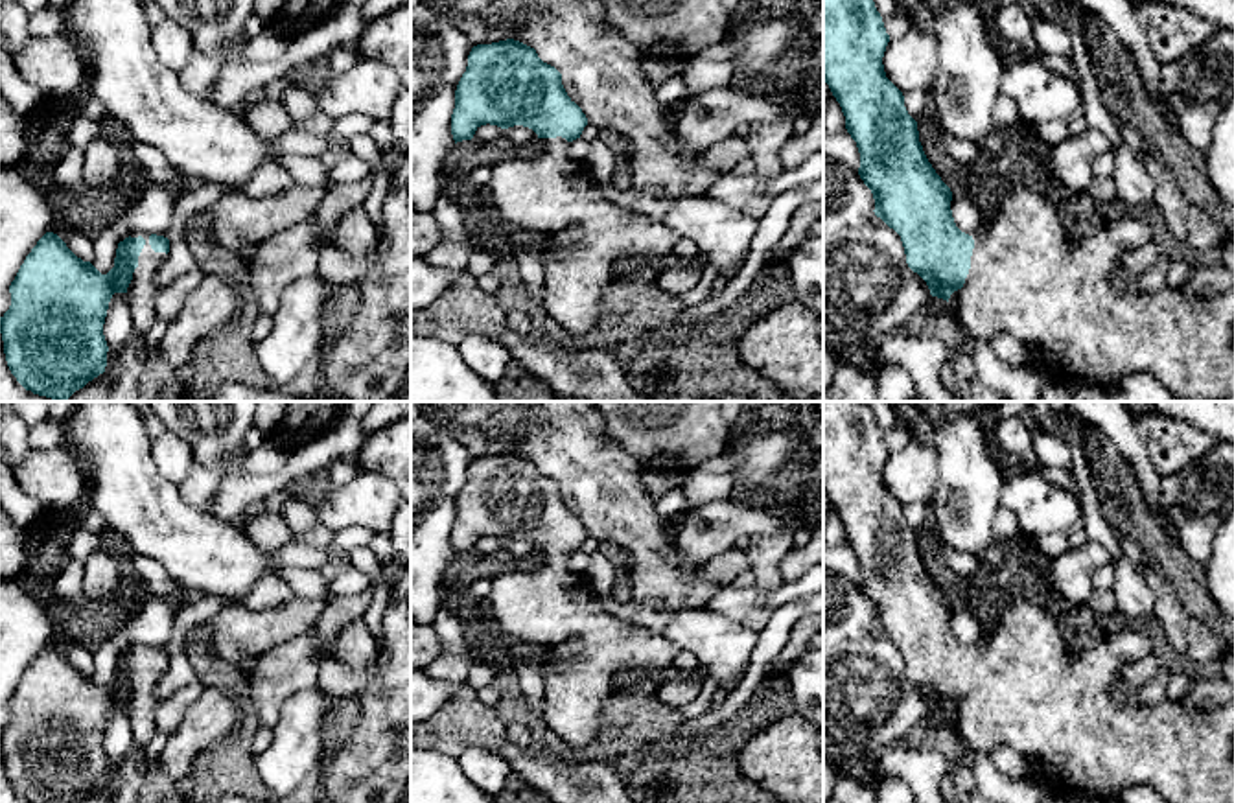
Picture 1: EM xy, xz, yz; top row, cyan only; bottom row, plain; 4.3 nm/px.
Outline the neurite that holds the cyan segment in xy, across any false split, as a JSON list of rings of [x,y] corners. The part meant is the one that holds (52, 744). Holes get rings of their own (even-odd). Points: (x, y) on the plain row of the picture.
[[[46,645],[11,694],[11,718],[0,729],[6,774],[17,794],[26,803],[79,803],[103,786],[109,764],[103,737],[112,707],[127,707],[134,746],[147,746],[157,731],[155,687],[168,665],[168,650],[134,645],[118,656],[114,680],[101,687],[90,674],[77,670],[57,646]]]

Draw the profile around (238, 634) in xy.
[[[298,597],[267,610],[225,606],[204,626],[217,658],[247,667],[269,648],[317,628],[324,608],[324,599]]]

